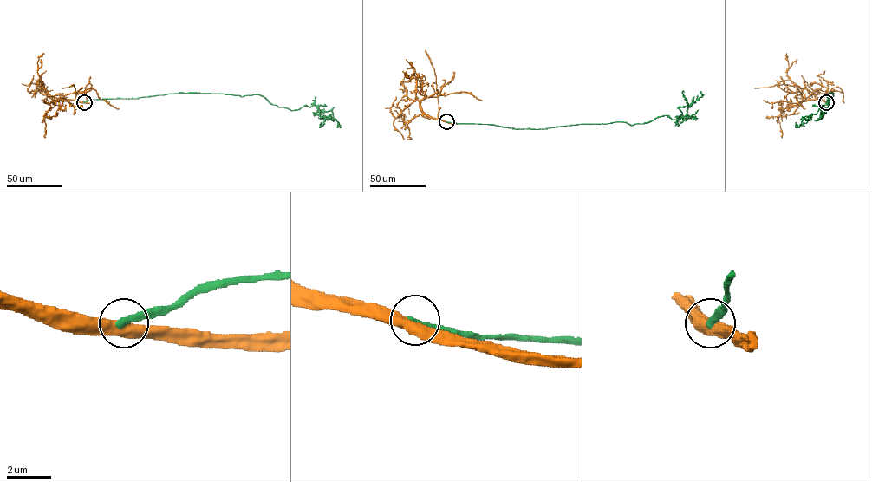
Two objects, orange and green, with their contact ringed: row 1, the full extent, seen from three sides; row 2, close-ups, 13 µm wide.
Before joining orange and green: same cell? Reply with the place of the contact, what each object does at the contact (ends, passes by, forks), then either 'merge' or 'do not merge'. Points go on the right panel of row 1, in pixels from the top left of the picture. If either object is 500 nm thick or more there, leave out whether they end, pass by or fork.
(826, 102) | do not merge

